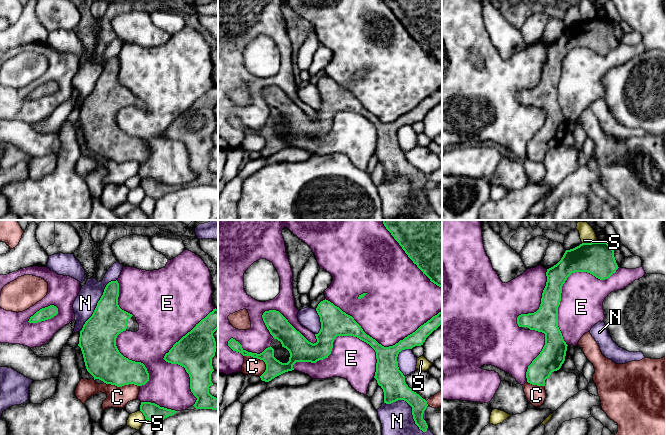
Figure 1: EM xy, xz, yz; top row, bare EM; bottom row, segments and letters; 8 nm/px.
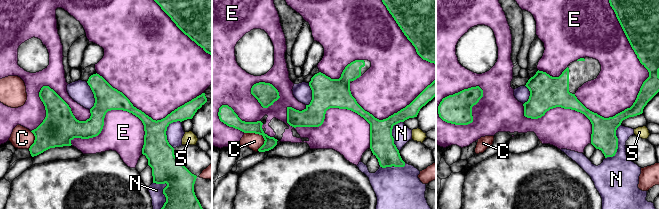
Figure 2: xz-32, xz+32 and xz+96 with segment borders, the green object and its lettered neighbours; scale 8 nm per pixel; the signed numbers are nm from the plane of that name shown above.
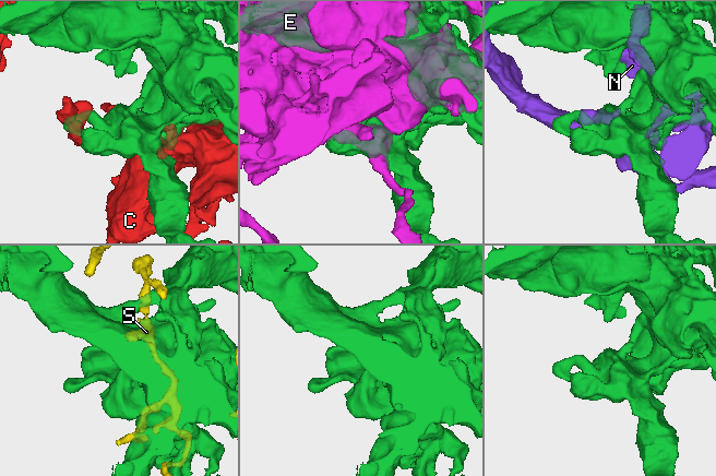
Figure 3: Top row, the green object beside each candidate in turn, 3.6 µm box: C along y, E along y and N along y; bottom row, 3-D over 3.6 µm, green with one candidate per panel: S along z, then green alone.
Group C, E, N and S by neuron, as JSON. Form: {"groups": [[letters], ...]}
{"groups": [["C"], ["E"], ["N"], ["S"]]}

